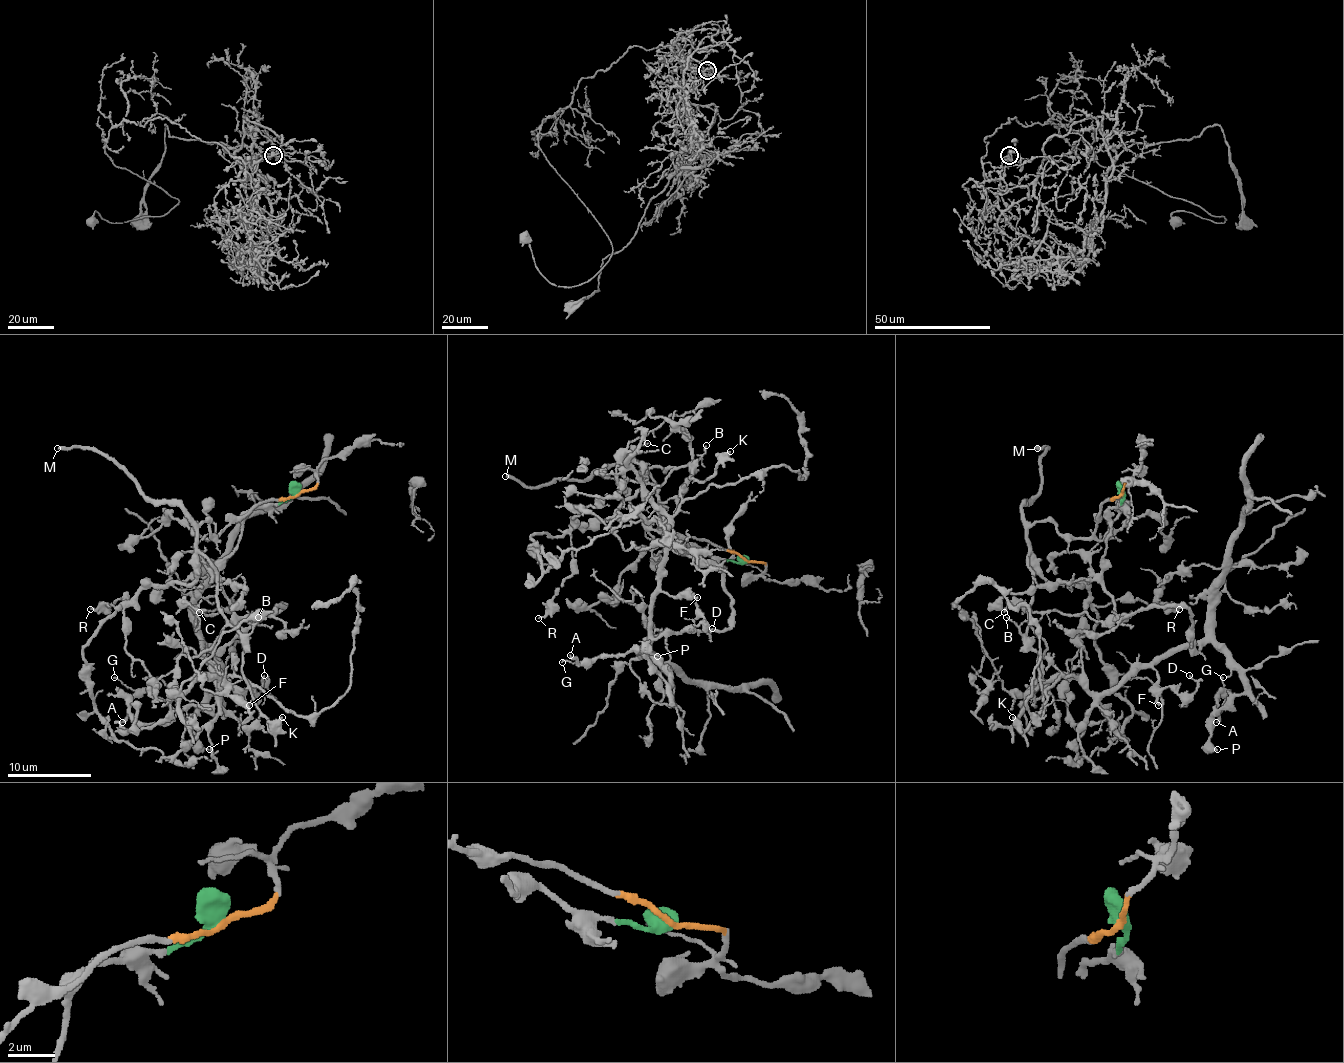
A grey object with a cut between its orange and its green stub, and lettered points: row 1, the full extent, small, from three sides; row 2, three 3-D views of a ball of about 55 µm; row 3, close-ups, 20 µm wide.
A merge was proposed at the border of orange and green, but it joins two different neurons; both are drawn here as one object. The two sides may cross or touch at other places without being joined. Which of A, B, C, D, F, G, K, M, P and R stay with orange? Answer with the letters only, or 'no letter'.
B, K, M, R

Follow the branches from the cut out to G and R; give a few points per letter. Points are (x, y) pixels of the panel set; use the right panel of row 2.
G: (1121, 494), (1102, 571), (1112, 609), (1192, 613), (1192, 647), (1211, 643), (1244, 689), (1211, 718), (1224, 676)
R: (1121, 494), (1087, 538), (1029, 530), (1031, 561), (1094, 605), (1180, 609)

